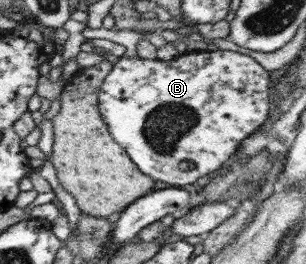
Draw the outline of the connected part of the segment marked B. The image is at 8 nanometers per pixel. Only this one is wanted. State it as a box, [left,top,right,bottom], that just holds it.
[98,50,269,186]

